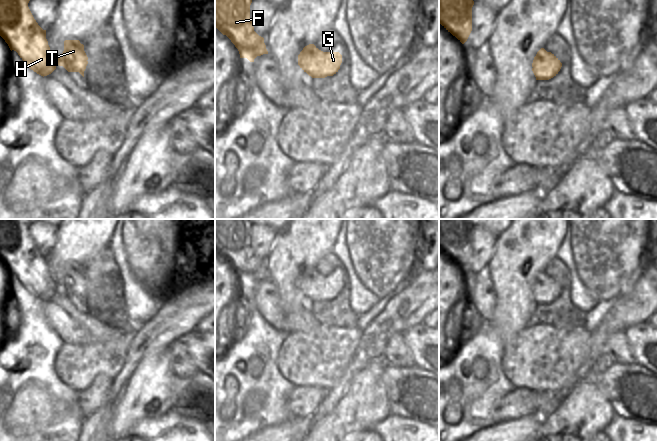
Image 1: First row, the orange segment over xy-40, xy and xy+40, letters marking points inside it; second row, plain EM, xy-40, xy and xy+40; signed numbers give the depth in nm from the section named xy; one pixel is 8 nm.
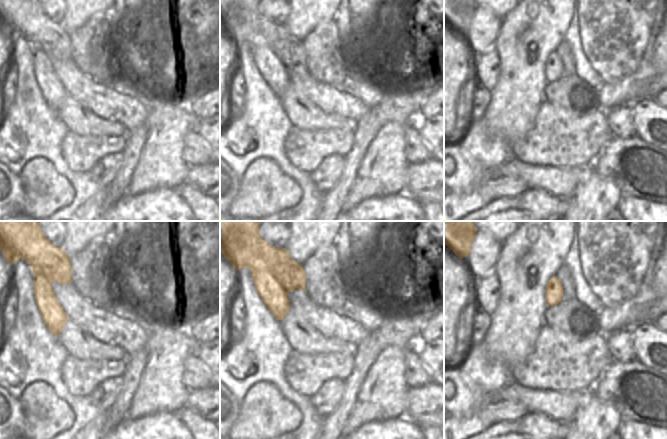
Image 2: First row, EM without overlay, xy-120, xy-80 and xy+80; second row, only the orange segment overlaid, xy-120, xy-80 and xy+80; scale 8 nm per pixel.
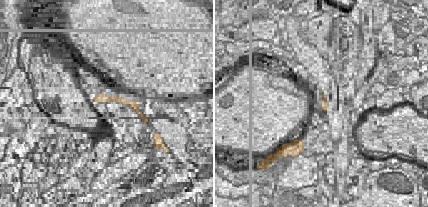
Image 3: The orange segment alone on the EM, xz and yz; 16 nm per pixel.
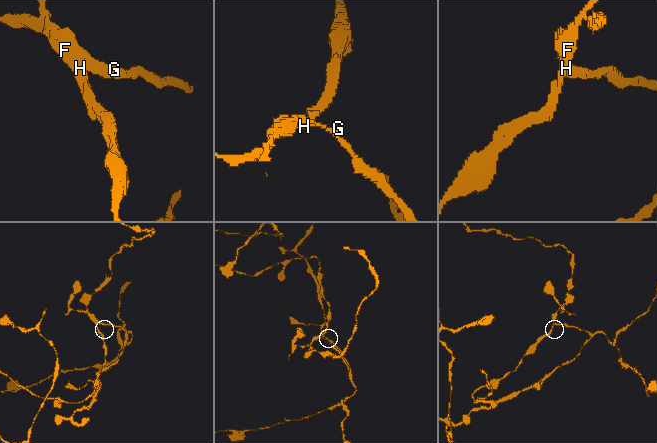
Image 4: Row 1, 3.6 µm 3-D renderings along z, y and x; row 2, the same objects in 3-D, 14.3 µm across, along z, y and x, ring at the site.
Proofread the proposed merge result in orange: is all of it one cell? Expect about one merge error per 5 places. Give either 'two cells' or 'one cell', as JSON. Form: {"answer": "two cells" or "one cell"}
{"answer": "two cells"}

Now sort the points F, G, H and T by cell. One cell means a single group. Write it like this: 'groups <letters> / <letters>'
groups F H T / G

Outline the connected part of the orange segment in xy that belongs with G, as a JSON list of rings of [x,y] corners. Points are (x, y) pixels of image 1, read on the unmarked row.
[[[309,268],[303,274],[313,274],[314,281],[310,285],[310,297],[312,302],[325,302],[333,300],[340,293],[342,279],[339,276],[323,276],[314,268]]]

